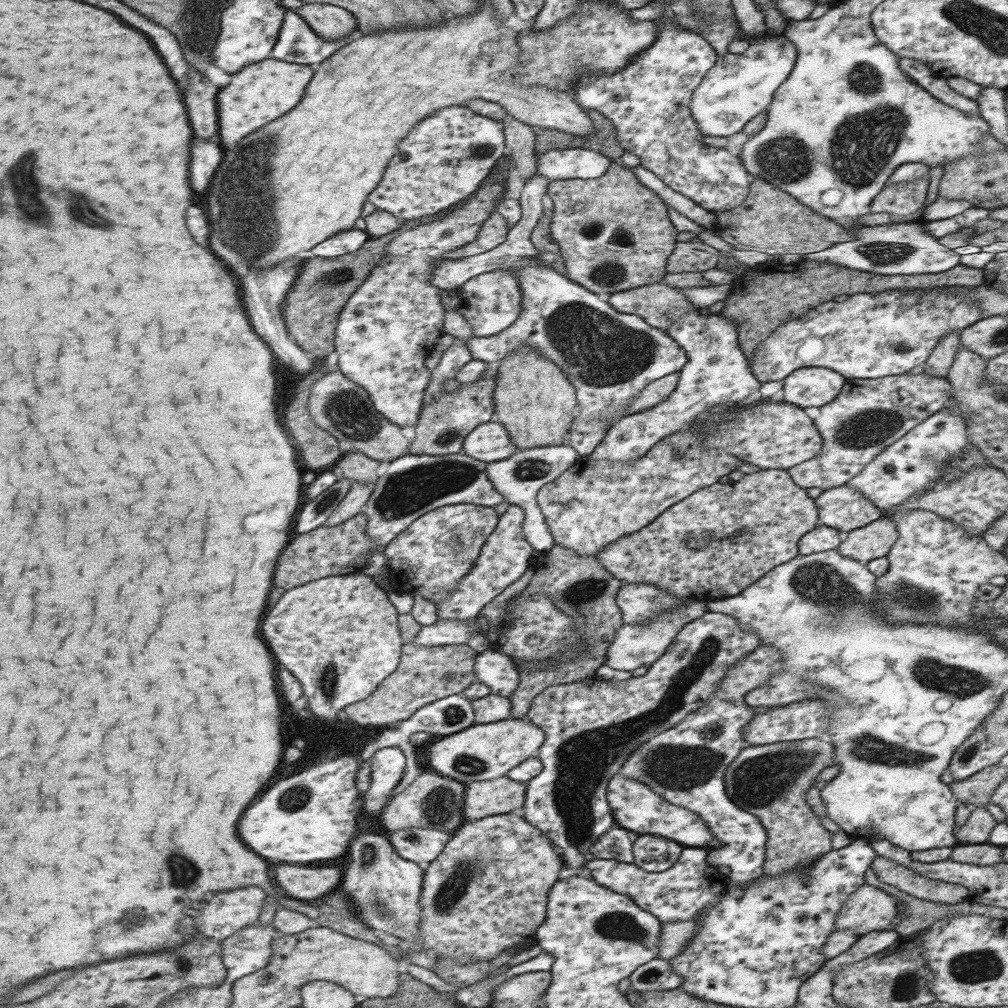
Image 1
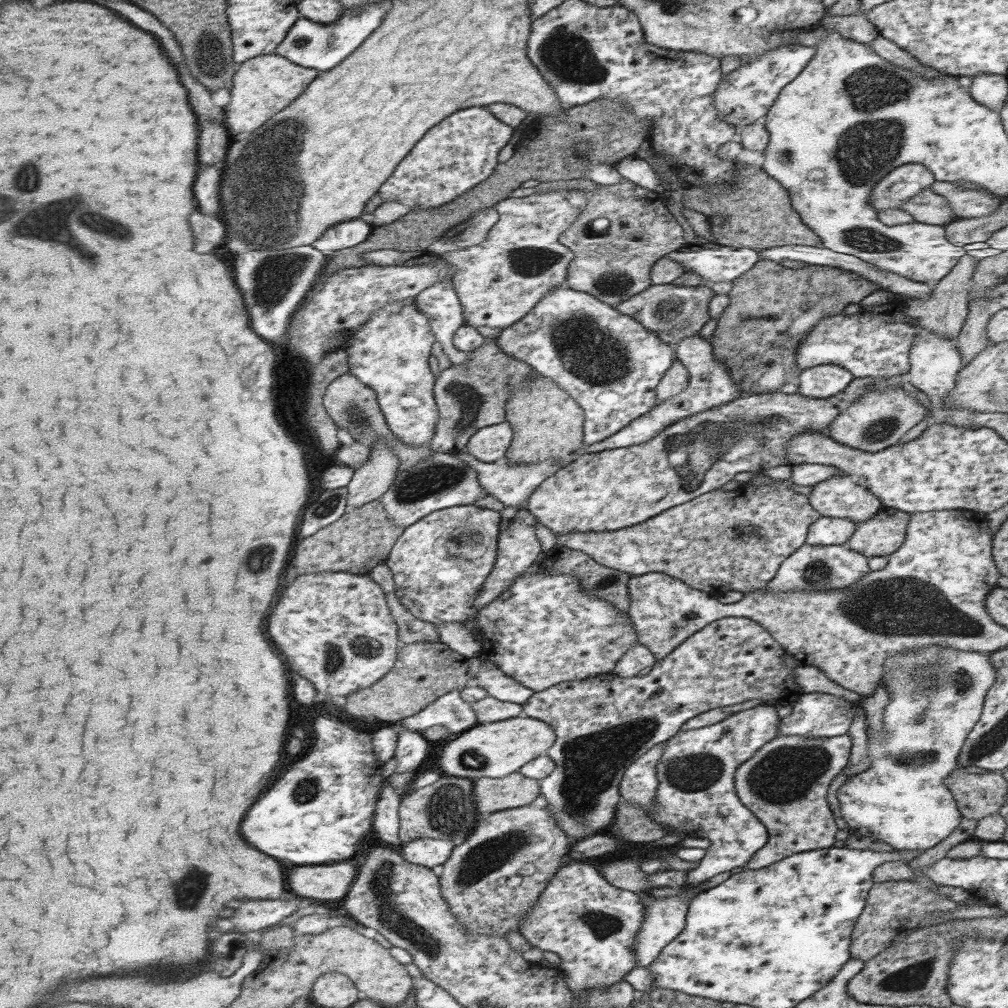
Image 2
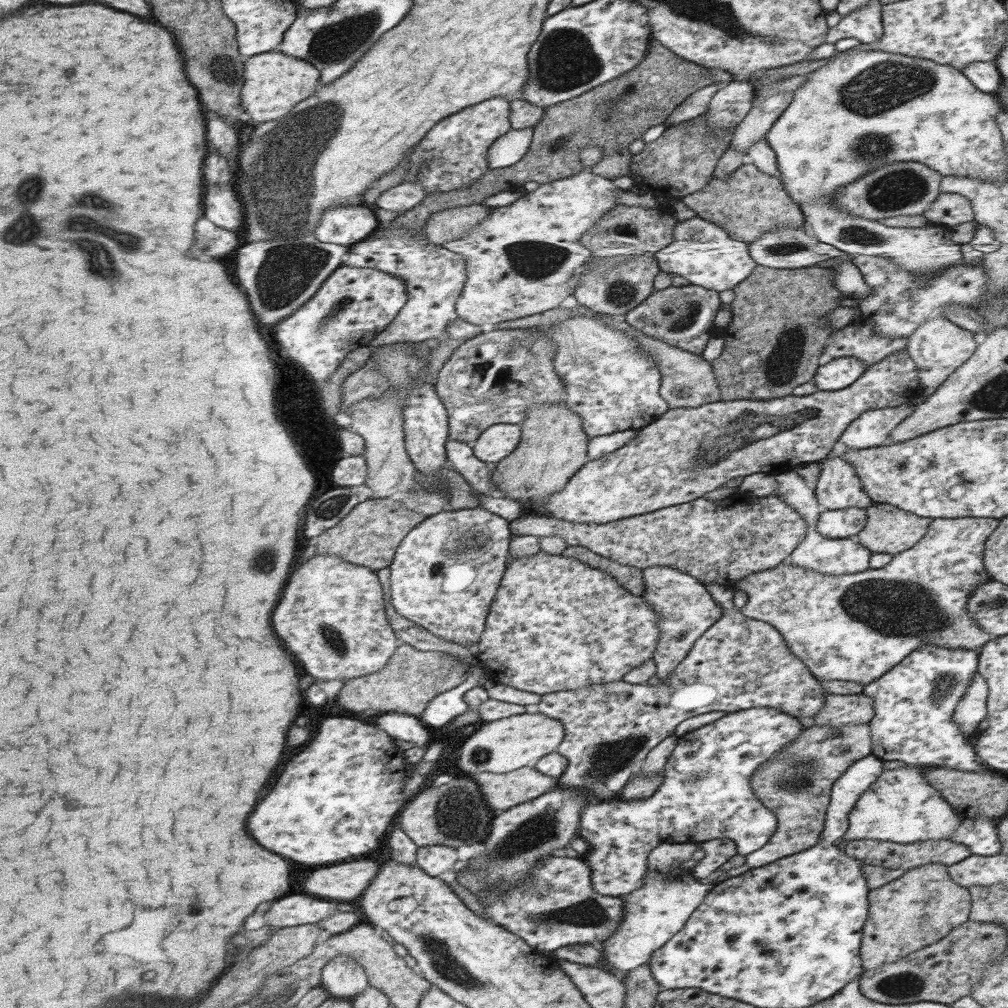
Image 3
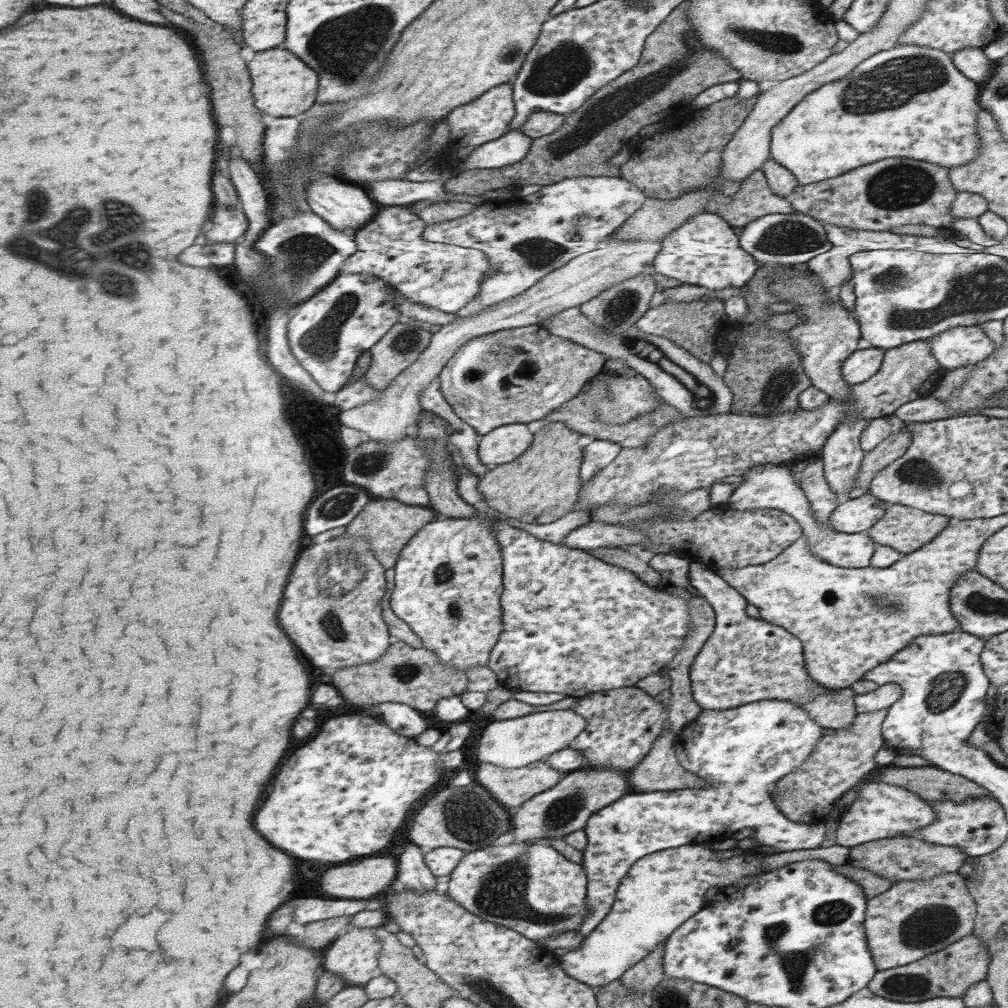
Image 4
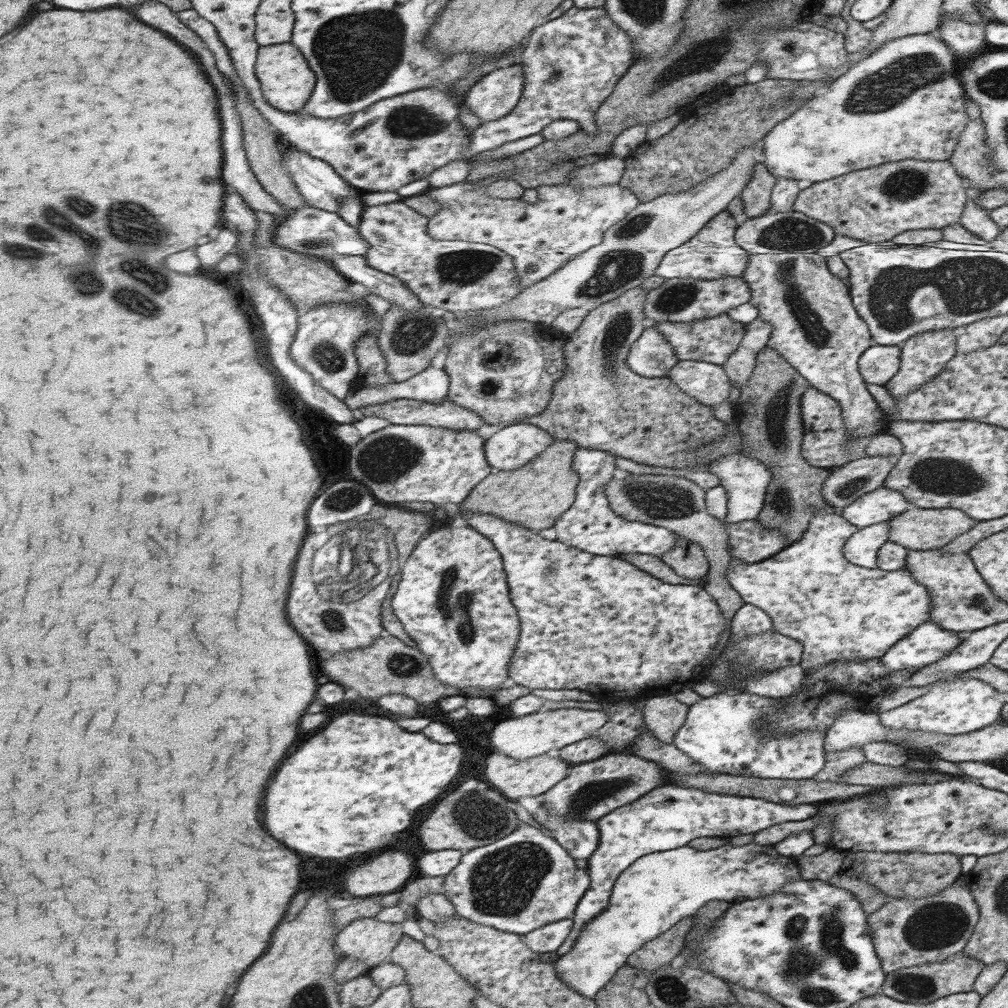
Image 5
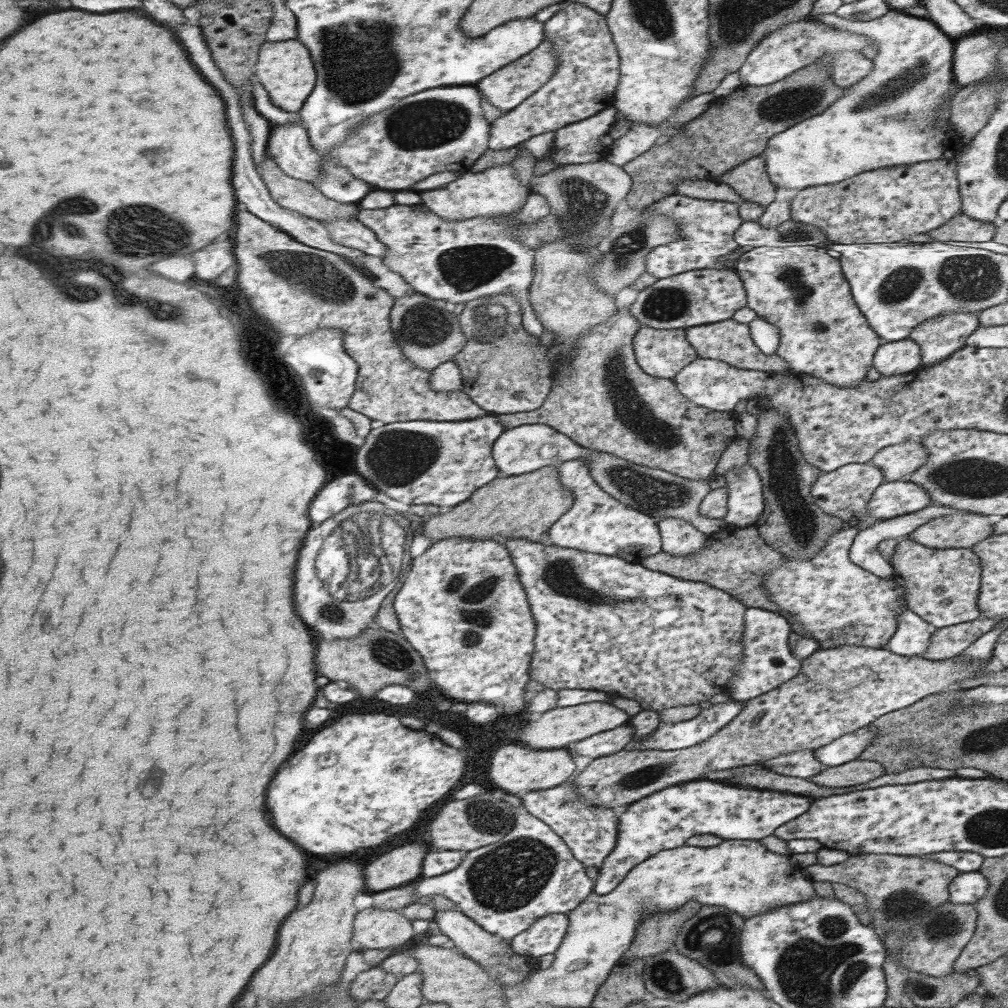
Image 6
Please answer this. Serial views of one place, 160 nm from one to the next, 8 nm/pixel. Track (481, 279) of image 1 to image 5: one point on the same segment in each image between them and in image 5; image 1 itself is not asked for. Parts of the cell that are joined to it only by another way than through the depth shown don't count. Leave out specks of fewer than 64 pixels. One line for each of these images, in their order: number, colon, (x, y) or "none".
2: (498, 281)
3: (520, 260)
4: (525, 239)
5: (565, 220)

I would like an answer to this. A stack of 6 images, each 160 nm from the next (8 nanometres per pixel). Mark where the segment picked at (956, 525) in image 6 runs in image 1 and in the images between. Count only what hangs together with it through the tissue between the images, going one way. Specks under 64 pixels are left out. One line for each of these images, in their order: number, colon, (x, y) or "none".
1: (874, 540)
2: (881, 535)
3: (889, 530)
4: (904, 529)
5: (915, 529)

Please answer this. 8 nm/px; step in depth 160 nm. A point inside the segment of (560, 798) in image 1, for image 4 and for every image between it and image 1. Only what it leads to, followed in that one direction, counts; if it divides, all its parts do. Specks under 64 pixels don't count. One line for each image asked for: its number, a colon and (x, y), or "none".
2: (604, 723)
3: (738, 663)
4: (744, 660)

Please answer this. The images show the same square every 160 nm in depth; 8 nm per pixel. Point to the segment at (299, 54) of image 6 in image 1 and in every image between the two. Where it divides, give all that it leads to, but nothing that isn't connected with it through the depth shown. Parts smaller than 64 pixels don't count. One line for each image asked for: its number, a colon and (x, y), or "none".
1: (260, 93)
2: (266, 85)
3: (275, 83)
4: (284, 86)
5: (287, 80)

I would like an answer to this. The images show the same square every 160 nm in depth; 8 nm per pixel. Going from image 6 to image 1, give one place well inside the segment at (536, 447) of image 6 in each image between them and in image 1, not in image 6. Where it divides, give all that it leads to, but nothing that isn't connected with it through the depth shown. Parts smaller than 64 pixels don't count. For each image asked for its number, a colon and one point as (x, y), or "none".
1: (490, 442)
2: (489, 444)
3: (495, 444)
4: (505, 444)
5: (513, 446)

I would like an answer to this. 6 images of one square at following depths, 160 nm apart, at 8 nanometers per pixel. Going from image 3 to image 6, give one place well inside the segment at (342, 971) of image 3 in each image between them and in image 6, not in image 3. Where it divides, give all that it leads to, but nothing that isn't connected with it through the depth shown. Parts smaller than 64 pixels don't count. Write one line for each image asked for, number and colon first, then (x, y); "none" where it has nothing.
4: (355, 955)
5: (368, 940)
6: (375, 929)

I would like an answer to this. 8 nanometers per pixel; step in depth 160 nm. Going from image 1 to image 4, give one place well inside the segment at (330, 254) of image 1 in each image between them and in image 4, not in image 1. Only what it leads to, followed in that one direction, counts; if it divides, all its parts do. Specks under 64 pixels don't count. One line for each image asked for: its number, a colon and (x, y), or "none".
2: (348, 234)
3: (344, 224)
4: (347, 207)

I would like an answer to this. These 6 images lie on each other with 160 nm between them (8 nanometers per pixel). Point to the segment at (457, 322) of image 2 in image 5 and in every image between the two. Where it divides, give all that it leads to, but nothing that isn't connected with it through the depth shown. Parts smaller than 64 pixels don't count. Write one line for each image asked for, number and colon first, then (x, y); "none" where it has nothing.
3: (435, 276)
4: (392, 246)
5: (459, 276)

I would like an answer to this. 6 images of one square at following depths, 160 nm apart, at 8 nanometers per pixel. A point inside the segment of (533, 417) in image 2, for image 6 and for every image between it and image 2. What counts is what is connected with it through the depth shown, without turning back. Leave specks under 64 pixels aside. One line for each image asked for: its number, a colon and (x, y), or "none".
3: (553, 446)
4: (541, 485)
5: (533, 496)
6: (524, 506)

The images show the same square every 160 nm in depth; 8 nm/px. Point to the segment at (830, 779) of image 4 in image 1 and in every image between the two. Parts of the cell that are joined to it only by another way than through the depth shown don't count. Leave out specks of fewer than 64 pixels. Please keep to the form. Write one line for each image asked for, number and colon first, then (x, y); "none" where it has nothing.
1: (769, 781)
2: (784, 783)
3: (795, 785)

